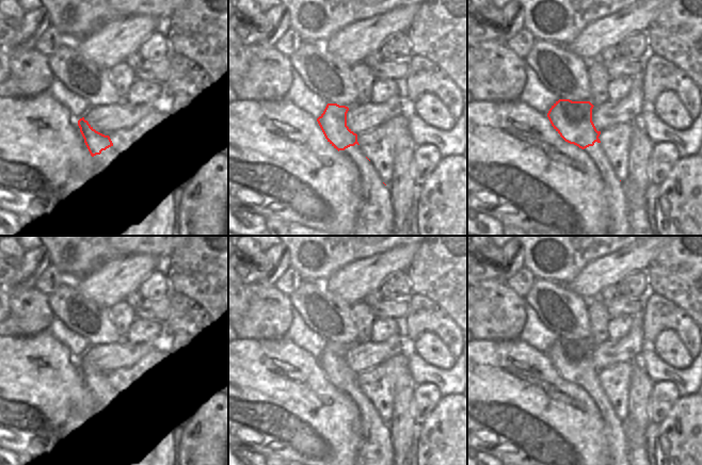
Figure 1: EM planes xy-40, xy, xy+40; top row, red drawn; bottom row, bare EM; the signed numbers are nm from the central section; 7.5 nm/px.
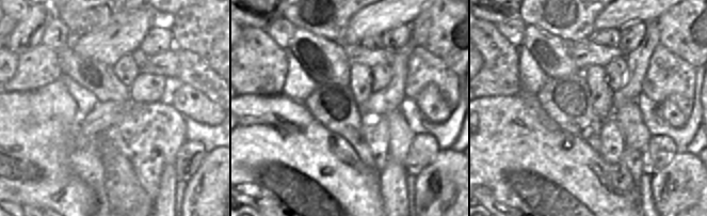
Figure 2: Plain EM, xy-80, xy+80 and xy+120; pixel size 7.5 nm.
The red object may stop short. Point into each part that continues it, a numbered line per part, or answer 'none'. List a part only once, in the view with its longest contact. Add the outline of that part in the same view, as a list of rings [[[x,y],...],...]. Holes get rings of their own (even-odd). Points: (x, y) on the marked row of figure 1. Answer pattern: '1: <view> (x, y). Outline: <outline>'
1: xy+40 (615, 195). Outline: [[[600,143],[584,149],[601,173],[605,186],[605,198],[609,209],[609,232],[607,236],[631,236],[628,224],[628,205],[622,181],[617,177],[613,167]]]

